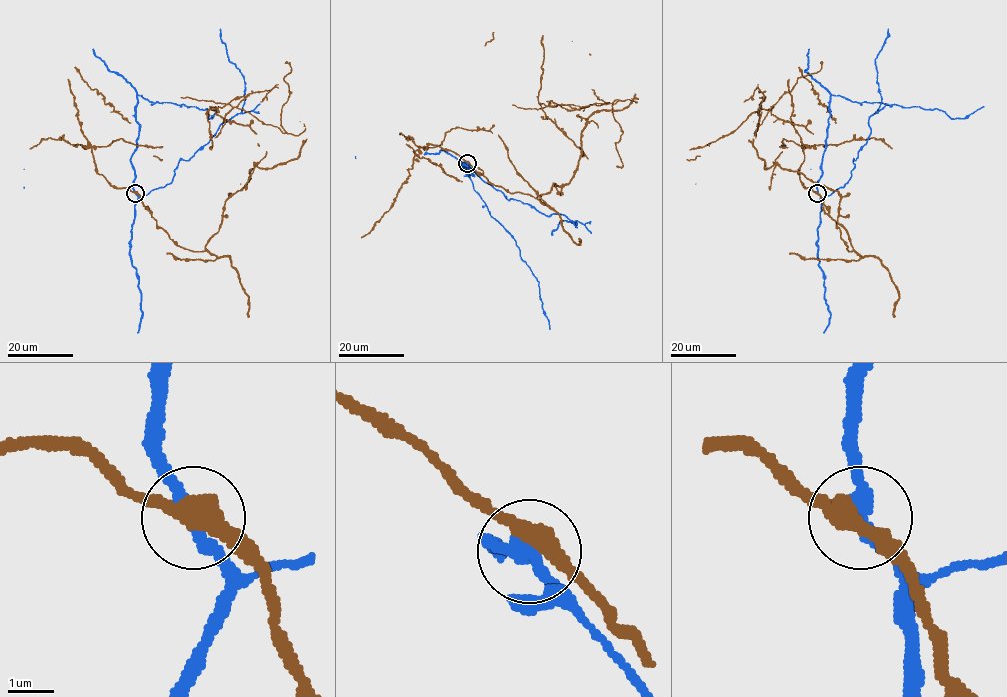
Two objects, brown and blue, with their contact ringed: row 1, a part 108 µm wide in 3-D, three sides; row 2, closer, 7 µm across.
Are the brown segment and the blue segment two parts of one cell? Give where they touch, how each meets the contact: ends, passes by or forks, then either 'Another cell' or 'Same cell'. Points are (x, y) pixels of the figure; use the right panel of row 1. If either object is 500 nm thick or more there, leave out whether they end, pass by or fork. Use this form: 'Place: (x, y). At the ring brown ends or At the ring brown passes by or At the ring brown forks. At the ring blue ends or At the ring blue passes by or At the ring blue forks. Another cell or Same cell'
Place: (817, 193). At the ring brown passes by. At the ring blue passes by. Another cell

